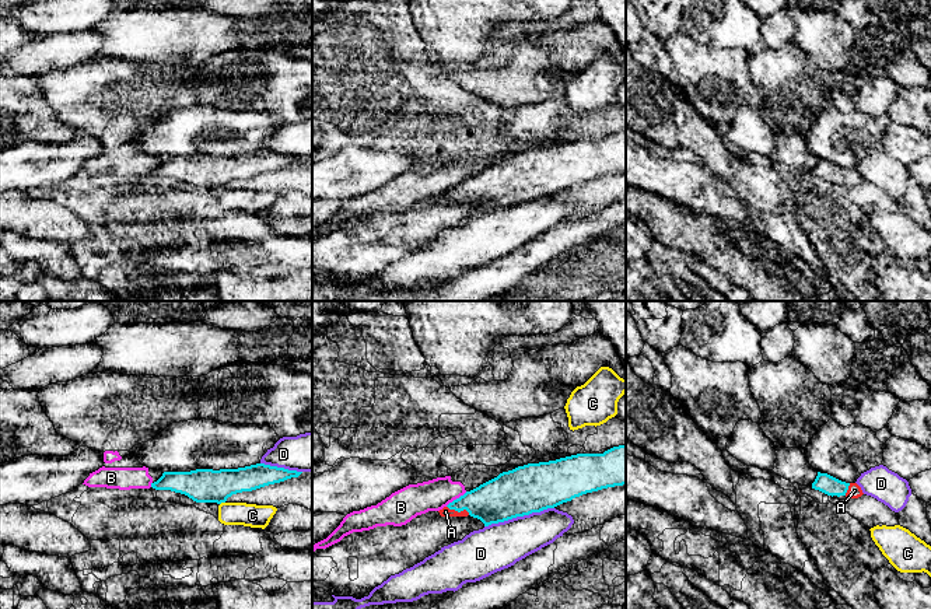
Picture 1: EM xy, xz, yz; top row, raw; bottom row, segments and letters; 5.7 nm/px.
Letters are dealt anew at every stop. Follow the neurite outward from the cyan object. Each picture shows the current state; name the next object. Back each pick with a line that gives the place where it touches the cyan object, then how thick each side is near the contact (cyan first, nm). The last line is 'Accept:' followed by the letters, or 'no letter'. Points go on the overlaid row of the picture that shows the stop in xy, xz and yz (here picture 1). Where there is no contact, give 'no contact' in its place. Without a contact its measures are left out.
A: meets cyan in xz at (458, 511); 260 nm thick on the cyan side, 60 nm on the other
Accept: A

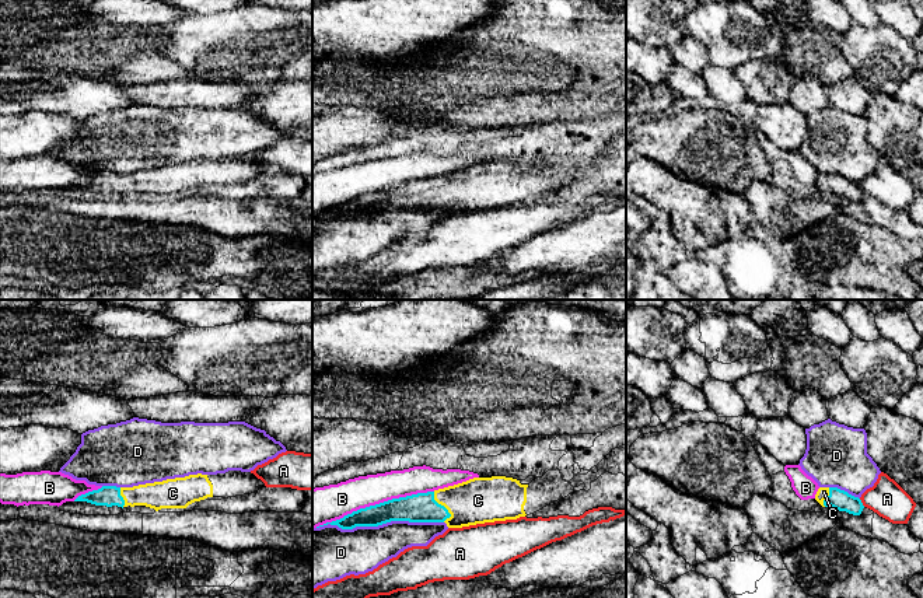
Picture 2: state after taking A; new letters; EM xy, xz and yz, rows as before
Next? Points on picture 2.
C: meets cyan in xz at (443, 506); 170 nm thick on the cyan side, 260 nm on the other
Accept: C

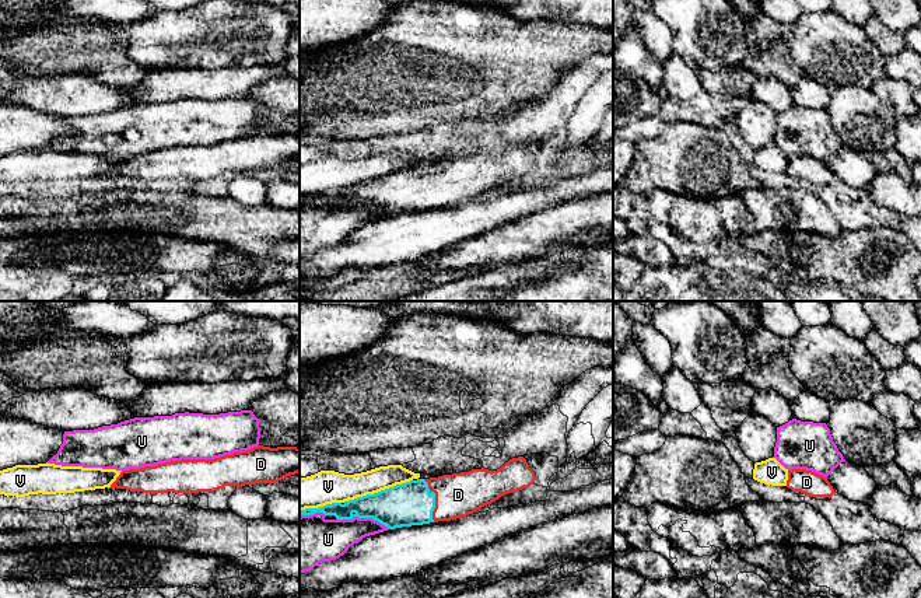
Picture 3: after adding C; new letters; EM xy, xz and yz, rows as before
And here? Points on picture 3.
D: meets cyan in xz at (434, 500); 240 nm thick on the cyan side, 260 nm on the other
Accept: D

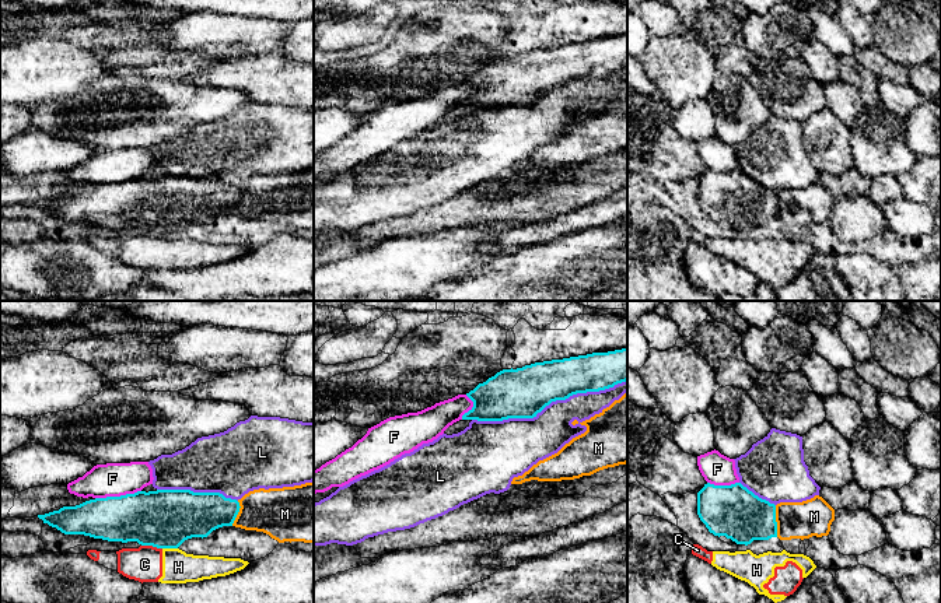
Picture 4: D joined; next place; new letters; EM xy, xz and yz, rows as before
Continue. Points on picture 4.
Accept: no letter

